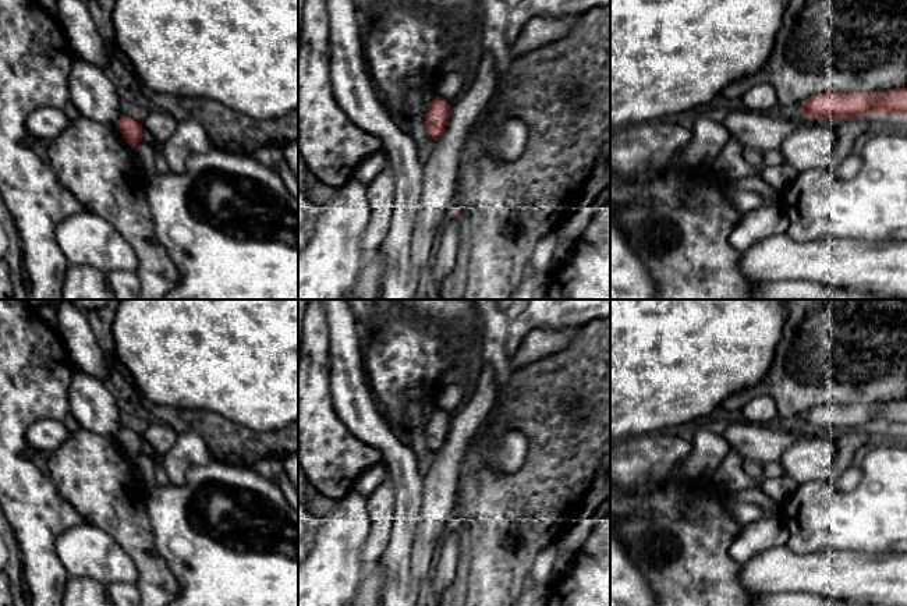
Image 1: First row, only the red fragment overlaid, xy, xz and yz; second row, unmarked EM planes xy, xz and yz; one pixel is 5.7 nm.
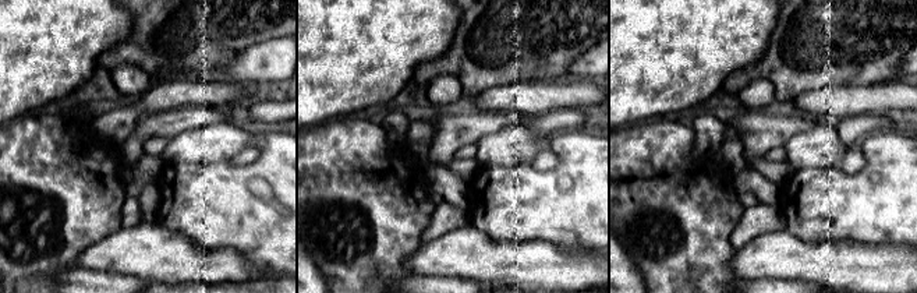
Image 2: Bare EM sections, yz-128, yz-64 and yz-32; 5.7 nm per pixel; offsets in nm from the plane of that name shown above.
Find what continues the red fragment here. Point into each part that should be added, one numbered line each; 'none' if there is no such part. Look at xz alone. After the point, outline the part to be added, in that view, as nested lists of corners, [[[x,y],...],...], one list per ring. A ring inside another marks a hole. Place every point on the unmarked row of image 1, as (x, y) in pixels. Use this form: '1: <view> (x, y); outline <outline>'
none

